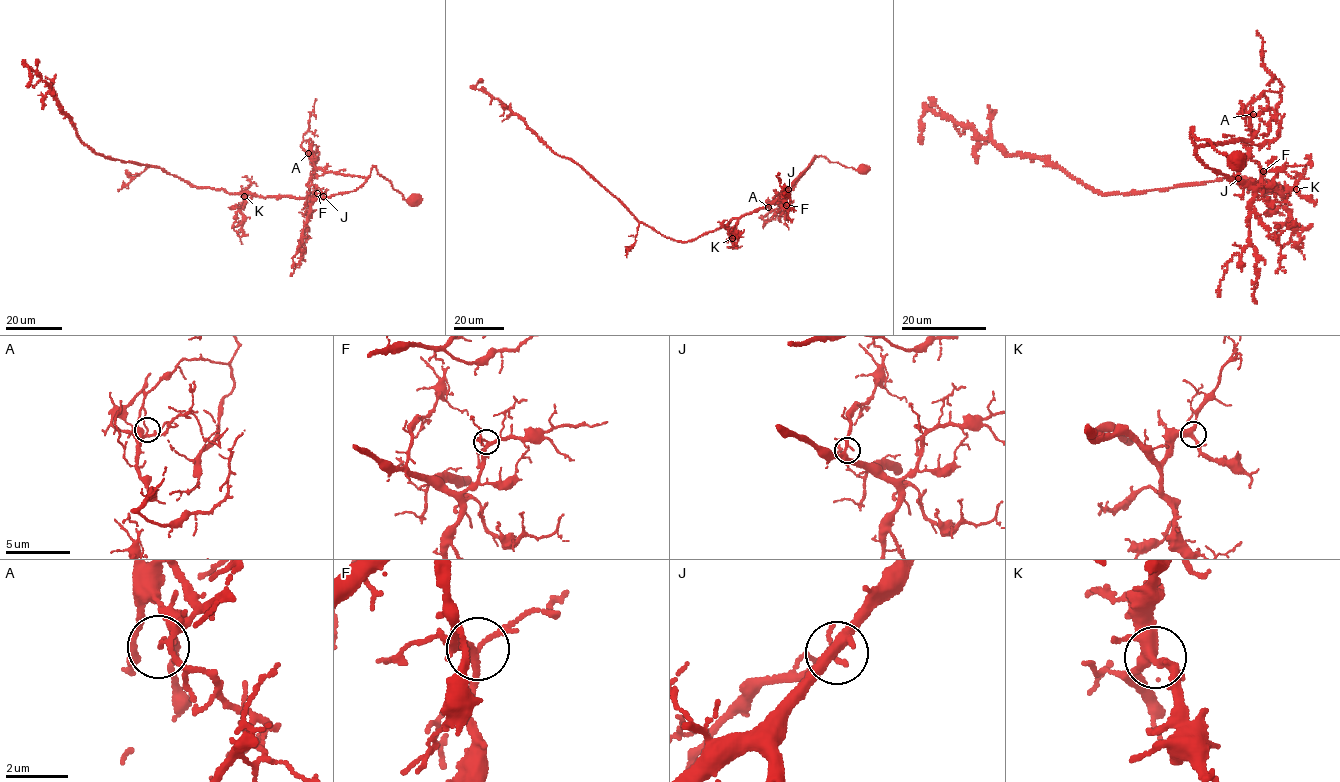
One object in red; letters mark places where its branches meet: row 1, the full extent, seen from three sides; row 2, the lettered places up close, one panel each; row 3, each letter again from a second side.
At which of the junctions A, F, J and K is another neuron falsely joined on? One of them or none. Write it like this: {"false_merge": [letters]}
{"false_merge": ["A"]}

